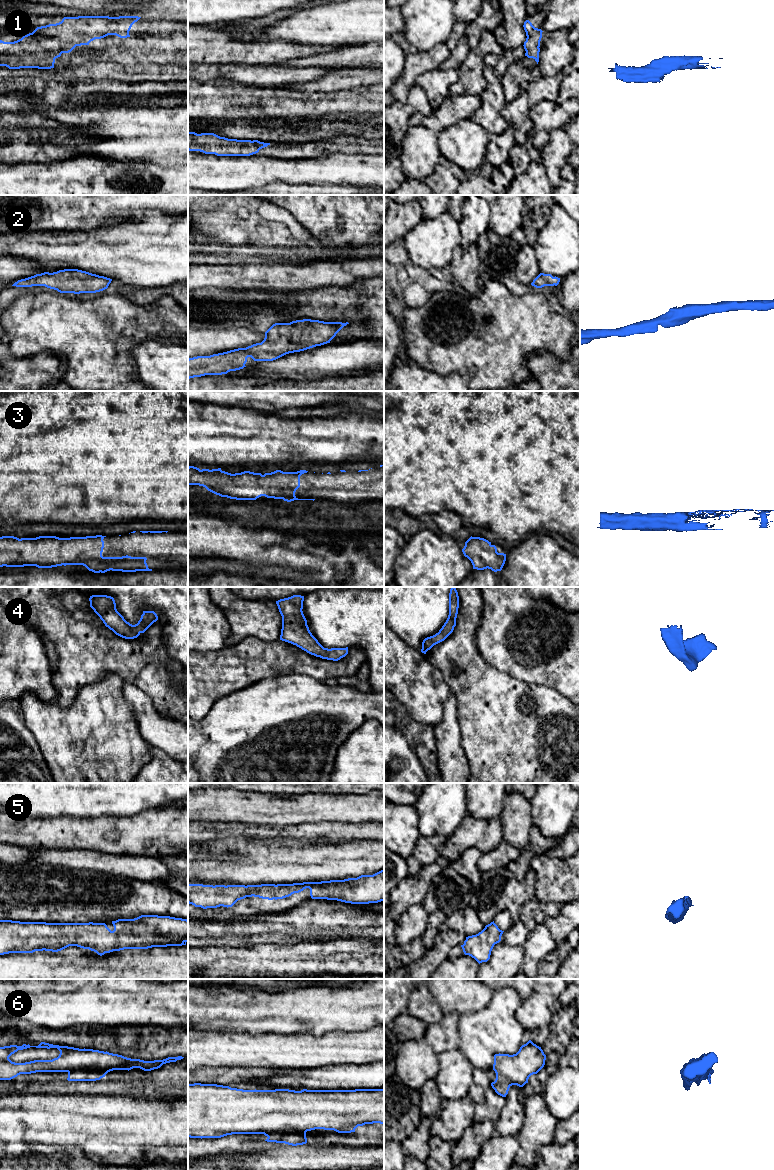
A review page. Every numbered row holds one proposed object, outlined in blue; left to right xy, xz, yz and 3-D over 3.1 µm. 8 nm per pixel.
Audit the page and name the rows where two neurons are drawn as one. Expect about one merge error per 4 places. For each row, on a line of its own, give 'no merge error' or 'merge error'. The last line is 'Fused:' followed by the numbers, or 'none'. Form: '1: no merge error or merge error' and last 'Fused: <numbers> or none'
1: no merge error
2: no merge error
3: no merge error
4: no merge error
5: no merge error
6: merge error
Fused: 6

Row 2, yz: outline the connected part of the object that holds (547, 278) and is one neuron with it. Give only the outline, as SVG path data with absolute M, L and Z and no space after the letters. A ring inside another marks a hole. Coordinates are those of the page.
M540 273L531 283L536 288L542 288L544 286L557 286L560 282L560 278L553 277L551 274Z

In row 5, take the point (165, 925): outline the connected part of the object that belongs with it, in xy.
M141 915L134 919L118 919L112 921L114 930L111 931L105 923L46 923L46 922L20 922L12 920L0 920L0 955L9 954L9 953L33 953L35 951L52 951L58 952L69 946L77 946L83 949L89 949L96 952L98 955L102 956L105 953L110 953L113 951L120 951L124 949L148 949L152 947L167 947L167 946L182 946L186 945L188 942L188 920L182 918L175 918L170 916L158 916L158 915Z

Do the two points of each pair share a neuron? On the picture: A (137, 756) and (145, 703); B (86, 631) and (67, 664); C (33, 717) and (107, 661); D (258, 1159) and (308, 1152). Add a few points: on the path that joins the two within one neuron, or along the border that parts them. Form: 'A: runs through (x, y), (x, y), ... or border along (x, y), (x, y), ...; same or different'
A: border along (132, 711), (142, 737), (151, 747); different
B: runs through (83, 639), (83, 648), (75, 656); same
C: border along (78, 691), (68, 706), (60, 706), (55, 701); different
D: runs through (270, 1159), (296, 1159); same

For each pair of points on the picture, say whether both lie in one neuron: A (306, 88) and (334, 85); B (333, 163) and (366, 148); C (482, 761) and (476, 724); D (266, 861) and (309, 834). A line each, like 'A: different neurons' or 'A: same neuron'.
A: same neuron
B: different neurons
C: same neuron
D: different neurons

